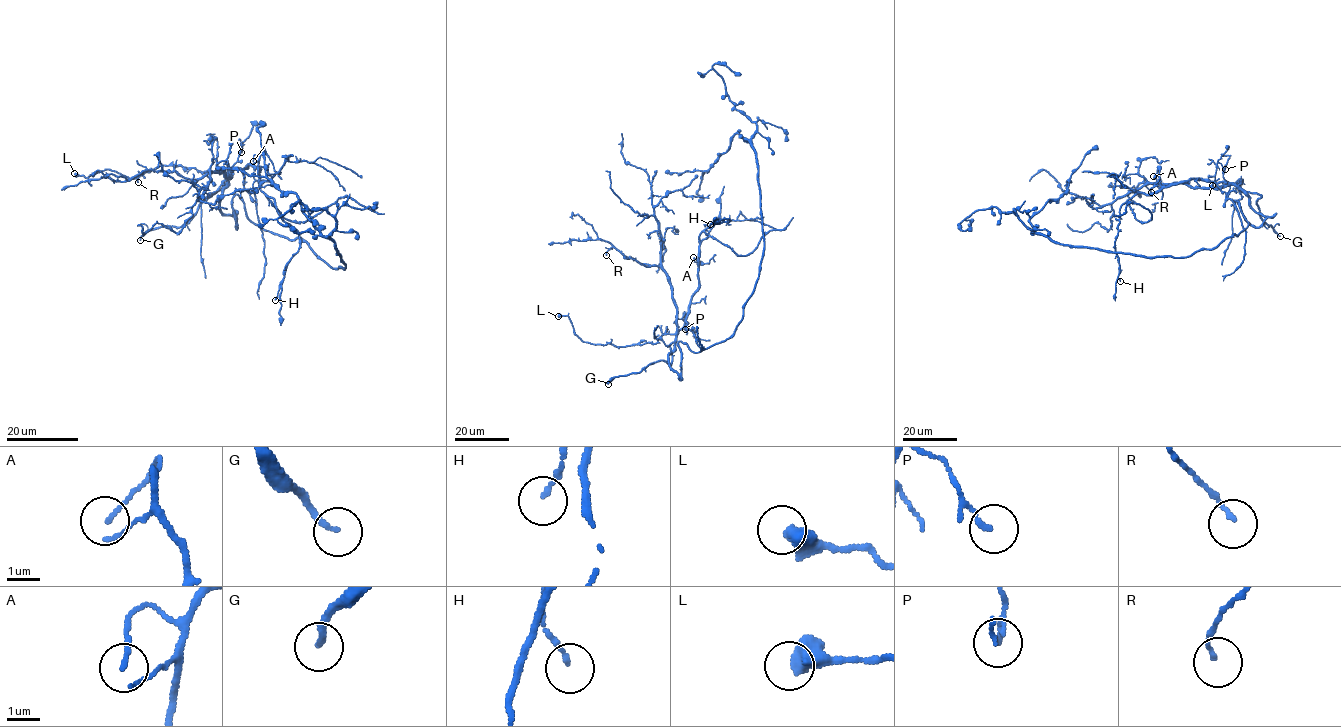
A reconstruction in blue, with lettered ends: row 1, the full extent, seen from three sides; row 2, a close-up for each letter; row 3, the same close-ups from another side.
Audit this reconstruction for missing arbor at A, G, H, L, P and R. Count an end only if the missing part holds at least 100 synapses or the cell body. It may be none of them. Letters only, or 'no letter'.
G

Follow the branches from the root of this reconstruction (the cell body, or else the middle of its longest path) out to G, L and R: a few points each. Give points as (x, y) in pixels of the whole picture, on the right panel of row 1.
G: (1248, 224), (1237, 201), (1255, 227), (1270, 217), (1257, 214), (1239, 189), (1261, 196), (1259, 216), (1280, 236)
L: (1248, 224), (1237, 201), (1255, 227), (1270, 217), (1230, 184), (1242, 179), (1240, 189), (1238, 182), (1212, 185)
R: (1248, 224), (1237, 201), (1255, 227), (1270, 217), (1234, 185), (1143, 182), (1151, 192)

